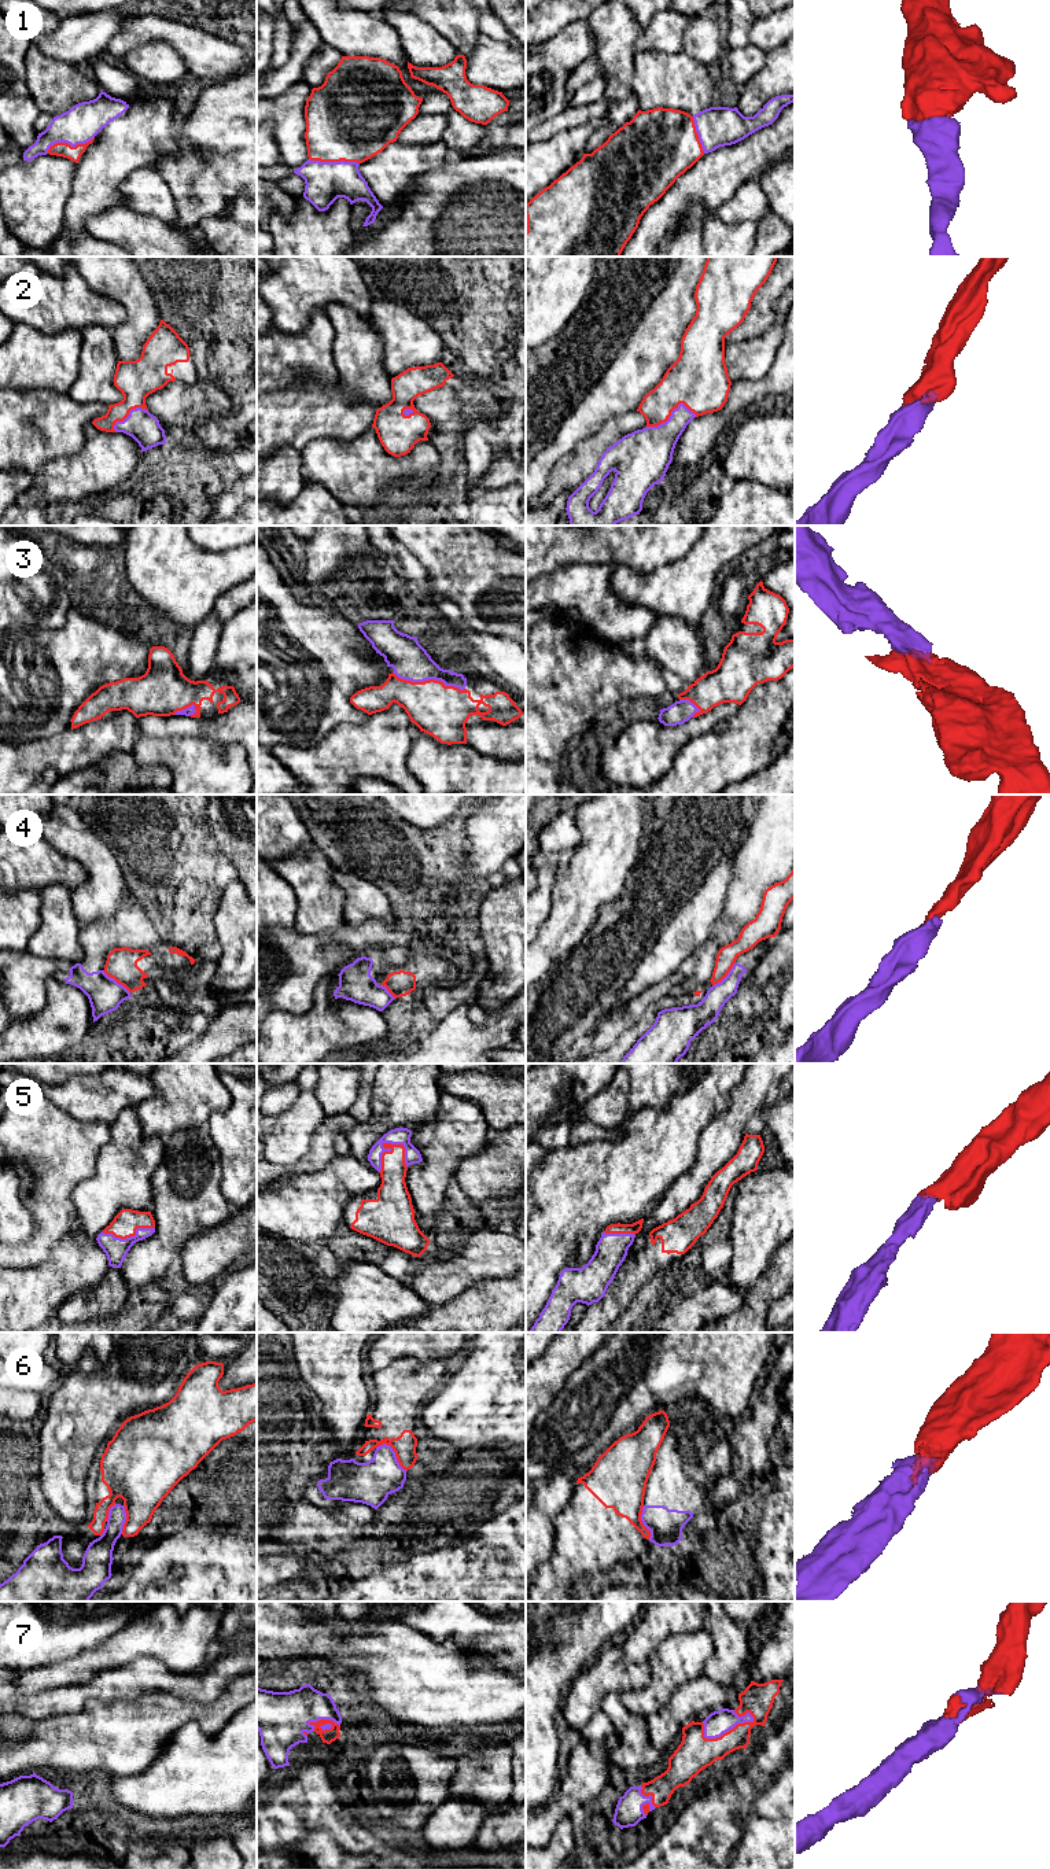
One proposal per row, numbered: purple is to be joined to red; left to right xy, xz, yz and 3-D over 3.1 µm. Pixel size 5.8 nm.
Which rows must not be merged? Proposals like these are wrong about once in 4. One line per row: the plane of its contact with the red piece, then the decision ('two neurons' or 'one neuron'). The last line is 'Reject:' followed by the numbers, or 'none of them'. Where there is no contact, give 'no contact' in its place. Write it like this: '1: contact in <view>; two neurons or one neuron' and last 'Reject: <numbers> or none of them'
1: contact in xy; one neuron
2: contact in yz; one neuron
3: contact in xz; one neuron
4: contact in xy; two neurons
5: contact in xz; one neuron
6: contact in xz; two neurons
7: contact in yz; one neuron
Reject: 4, 6

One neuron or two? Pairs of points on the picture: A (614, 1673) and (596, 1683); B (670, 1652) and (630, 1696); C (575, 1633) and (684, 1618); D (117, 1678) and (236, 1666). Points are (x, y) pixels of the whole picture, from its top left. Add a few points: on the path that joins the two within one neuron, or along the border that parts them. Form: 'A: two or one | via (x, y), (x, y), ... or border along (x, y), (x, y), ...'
A: one | via (610, 1676), (600, 1681)
B: one | via (670, 1667), (670, 1672), (645, 1696)
C: two | border along (633, 1628), (626, 1632)
D: one | via (147, 1678), (172, 1683), (206, 1683)

